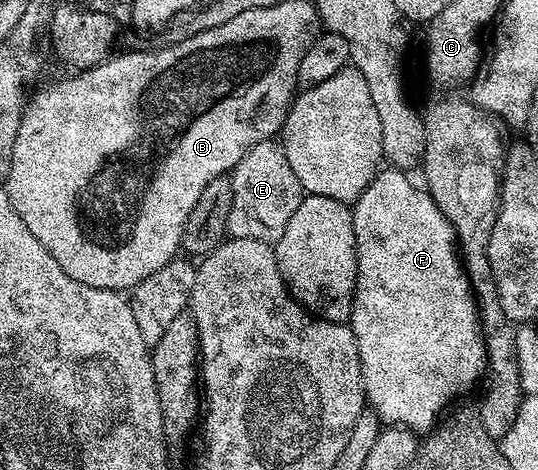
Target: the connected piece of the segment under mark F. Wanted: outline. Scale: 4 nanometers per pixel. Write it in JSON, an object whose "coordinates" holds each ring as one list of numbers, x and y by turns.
{"coordinates":[[394,166,384,167,375,173,375,177,369,182,367,189,359,195,359,199,354,201,351,208,353,234,357,246,357,282,355,283,349,326,357,338,363,395,370,411,374,412,384,425,408,428,410,432,426,434,439,423,454,396,465,395,478,380,480,383,484,379,487,370,487,345,483,343,483,330,479,322,479,305,476,304,475,294,471,290,471,279,467,277,467,271,463,269,463,261,457,247,453,226,441,214,437,202,433,202,431,195,418,183,415,185,407,176,410,175,406,171]]}

